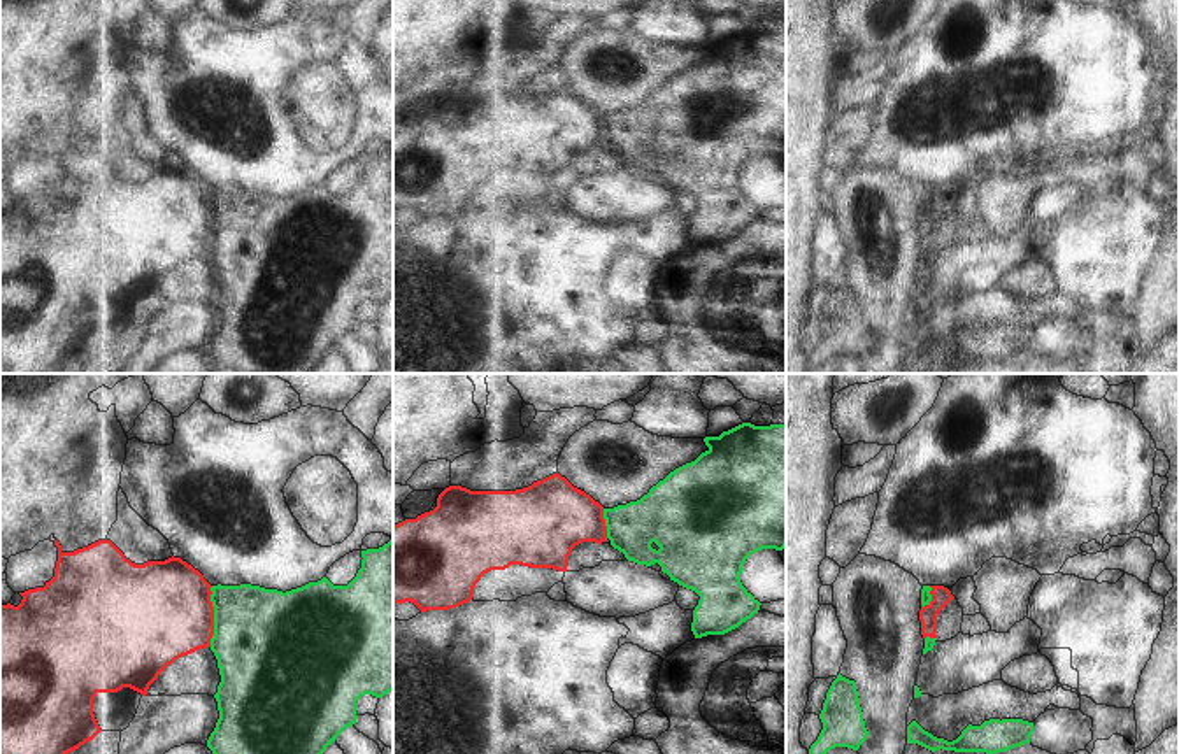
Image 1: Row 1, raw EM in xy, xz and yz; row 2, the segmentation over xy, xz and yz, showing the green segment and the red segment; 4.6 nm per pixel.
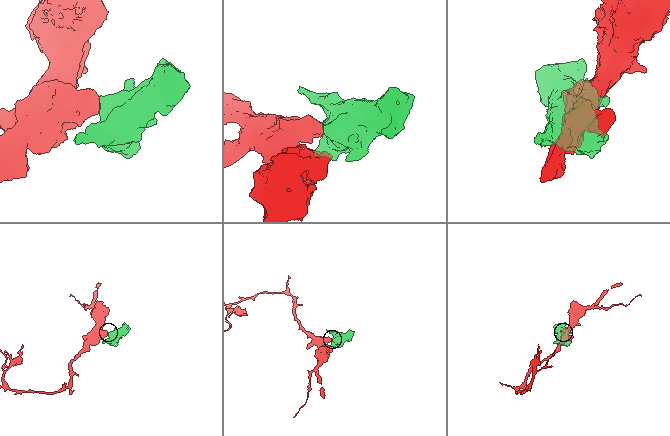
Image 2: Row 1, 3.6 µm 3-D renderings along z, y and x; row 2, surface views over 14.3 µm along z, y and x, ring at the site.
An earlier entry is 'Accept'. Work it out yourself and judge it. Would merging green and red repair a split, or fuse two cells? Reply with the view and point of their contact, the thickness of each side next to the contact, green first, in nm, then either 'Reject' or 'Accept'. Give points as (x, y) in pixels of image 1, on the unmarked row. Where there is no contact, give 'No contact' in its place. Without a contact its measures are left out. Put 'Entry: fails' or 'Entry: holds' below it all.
Touches green at xy (214, 223). Thickness 460 nm (green) against 460 nm. Reject
Entry: fails

